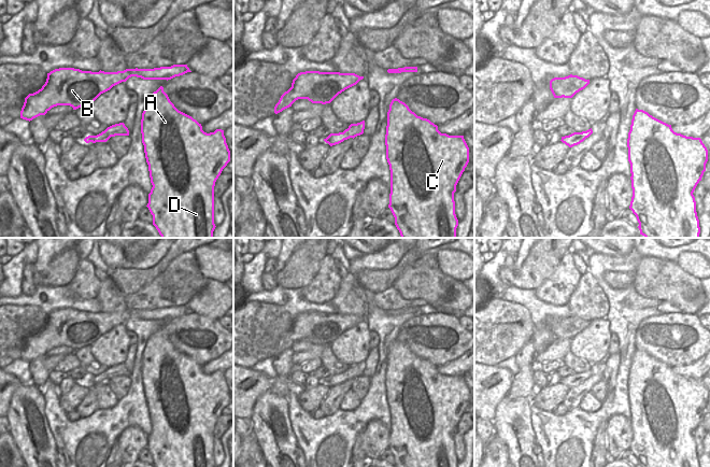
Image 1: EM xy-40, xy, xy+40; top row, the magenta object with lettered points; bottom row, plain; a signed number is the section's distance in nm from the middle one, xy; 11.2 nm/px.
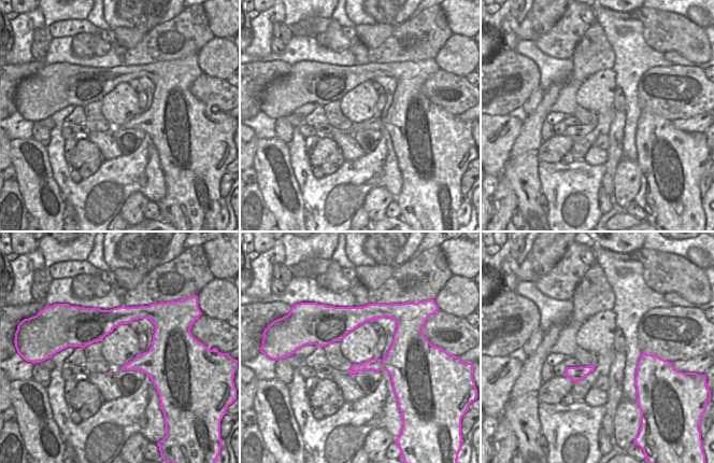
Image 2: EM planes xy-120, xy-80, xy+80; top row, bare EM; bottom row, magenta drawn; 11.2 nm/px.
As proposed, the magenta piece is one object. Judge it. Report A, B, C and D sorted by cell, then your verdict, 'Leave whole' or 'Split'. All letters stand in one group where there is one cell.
Groups: A B C D. Leave whole

